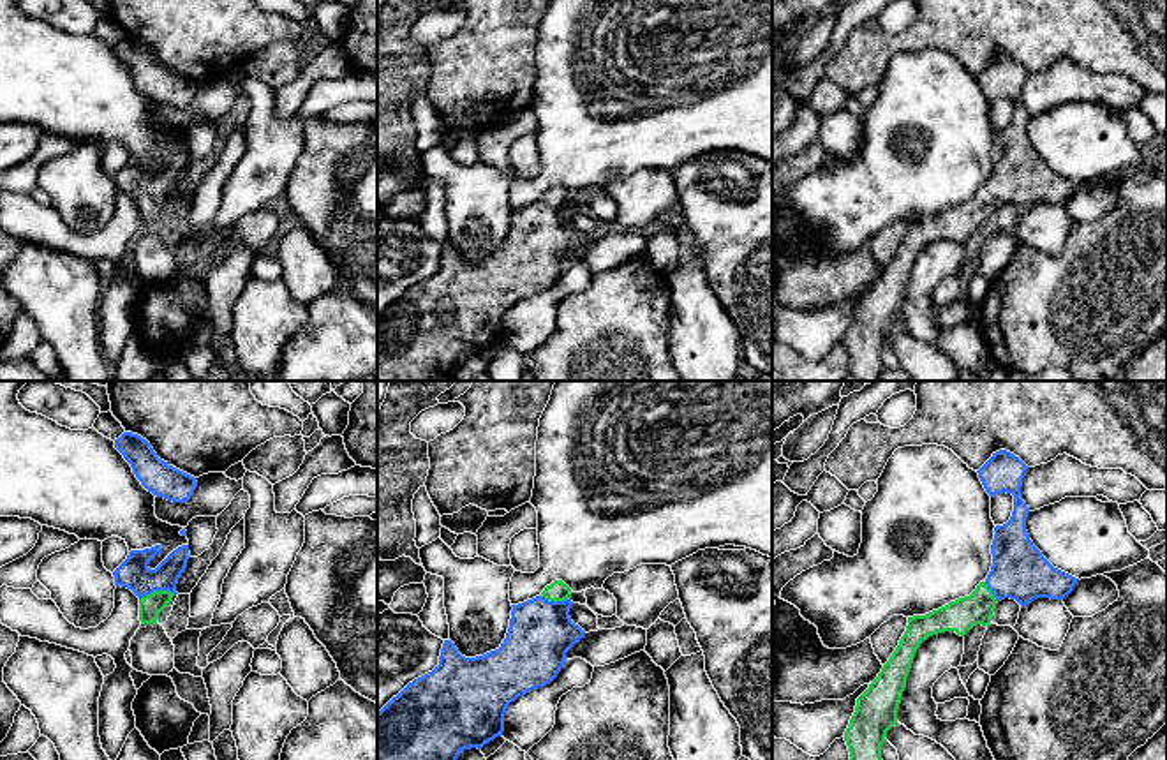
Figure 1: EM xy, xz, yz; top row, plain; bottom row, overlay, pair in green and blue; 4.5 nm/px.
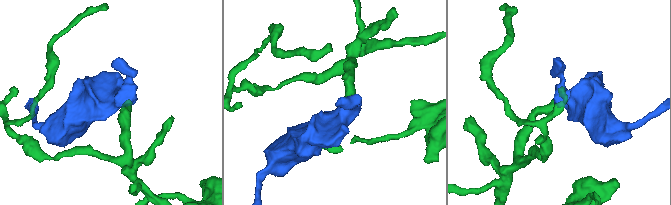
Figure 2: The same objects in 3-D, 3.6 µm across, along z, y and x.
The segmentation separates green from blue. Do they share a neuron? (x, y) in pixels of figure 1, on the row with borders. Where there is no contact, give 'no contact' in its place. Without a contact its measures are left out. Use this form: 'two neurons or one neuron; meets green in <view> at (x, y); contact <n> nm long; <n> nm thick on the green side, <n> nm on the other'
one neuron; meets green in xy at (156, 591); contact 160 nm long; 100 nm thick on the green side, 140 nm on the other

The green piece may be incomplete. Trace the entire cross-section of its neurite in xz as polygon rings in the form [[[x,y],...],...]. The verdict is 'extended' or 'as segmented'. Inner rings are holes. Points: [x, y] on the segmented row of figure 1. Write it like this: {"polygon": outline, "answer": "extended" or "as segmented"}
{"polygon": [[[555,580],[539,596],[511,605],[504,642],[483,656],[465,658],[444,640],[439,665],[377,712],[377,760],[457,760],[464,749],[481,749],[502,735],[508,705],[550,684],[568,661],[566,652],[585,633],[569,617],[571,594],[562,580]]], "answer": "extended"}

